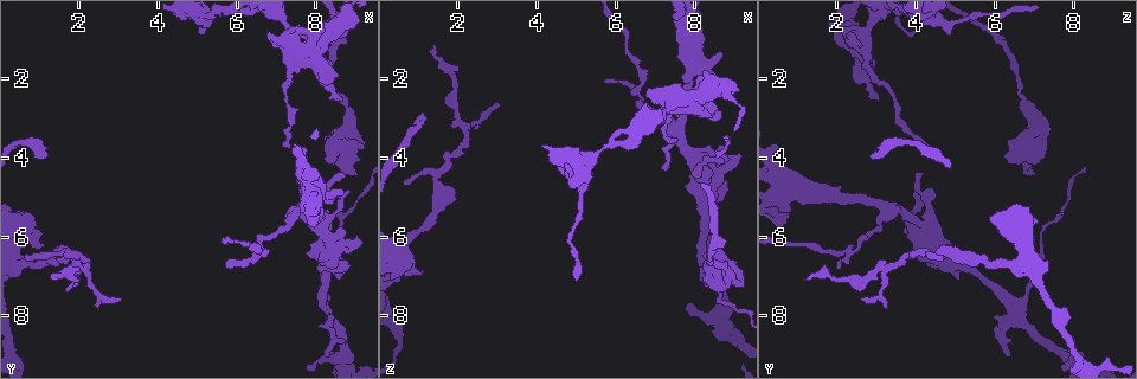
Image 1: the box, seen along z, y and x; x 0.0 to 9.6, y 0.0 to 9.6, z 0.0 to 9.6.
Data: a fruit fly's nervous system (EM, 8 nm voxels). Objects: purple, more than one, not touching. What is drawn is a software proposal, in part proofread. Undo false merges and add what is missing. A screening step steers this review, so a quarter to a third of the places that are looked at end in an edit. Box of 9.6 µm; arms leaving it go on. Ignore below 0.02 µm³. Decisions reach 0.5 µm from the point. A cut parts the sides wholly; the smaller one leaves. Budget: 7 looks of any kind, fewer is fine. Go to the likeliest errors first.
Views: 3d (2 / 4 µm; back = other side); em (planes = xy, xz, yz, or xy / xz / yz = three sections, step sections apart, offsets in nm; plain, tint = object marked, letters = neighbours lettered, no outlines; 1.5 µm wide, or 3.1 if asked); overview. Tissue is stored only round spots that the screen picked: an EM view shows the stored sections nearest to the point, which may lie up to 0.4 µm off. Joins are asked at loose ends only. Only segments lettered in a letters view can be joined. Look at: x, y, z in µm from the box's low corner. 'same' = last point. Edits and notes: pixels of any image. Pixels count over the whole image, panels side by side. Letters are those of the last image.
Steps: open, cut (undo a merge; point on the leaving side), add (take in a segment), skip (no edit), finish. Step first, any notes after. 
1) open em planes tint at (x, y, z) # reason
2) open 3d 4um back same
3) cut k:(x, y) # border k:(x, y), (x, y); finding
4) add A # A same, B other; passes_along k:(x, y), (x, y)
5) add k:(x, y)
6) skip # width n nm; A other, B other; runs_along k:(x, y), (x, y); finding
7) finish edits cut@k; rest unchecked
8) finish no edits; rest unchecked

open 3d 4um at (5.80, 6.75, 2.15) # thin end

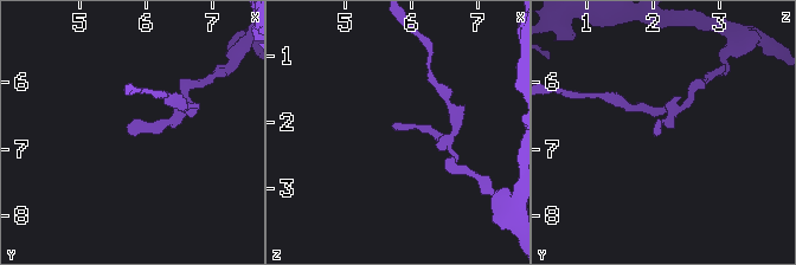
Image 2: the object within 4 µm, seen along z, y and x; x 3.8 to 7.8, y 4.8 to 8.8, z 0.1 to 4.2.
open em planes letters at (5.75, 6.75, 2.15) # need the tissue

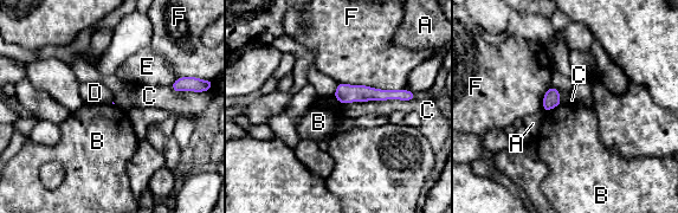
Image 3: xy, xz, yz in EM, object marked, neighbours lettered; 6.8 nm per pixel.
skip # A other, B other, C other, D other, E other, F other; runs_along 3:(408, 94), (337, 95); no lettered segment goes on from it

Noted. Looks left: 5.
open 3d 4um at (7.15, 3.70, 4.30) # end of a long branch

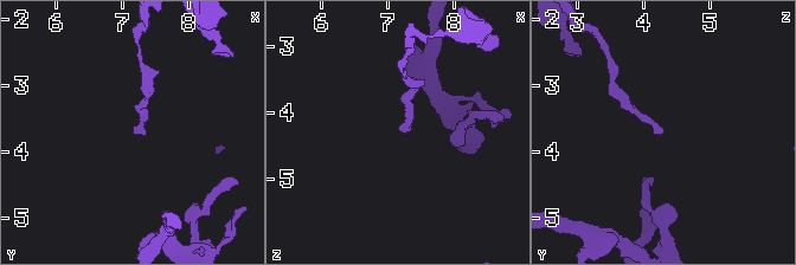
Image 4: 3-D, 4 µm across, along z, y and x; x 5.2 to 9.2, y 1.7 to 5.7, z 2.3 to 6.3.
open em planes letters at (7.20, 3.75, 4.30)

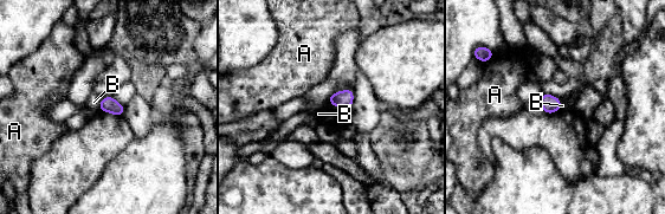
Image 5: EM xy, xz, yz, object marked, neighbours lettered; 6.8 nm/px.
skip # A other, B other; none of them fits

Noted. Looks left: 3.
open 3d 2um at (7.35, 2.10, 3.00) # calibre changes

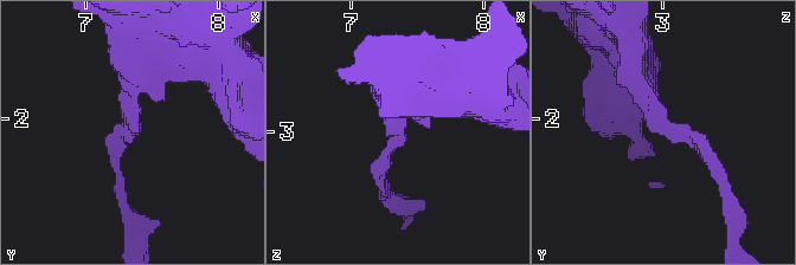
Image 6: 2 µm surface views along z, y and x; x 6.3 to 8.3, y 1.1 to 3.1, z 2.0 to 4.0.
open em planes letters at (7.38, 2.04, 3.04) # now the EM

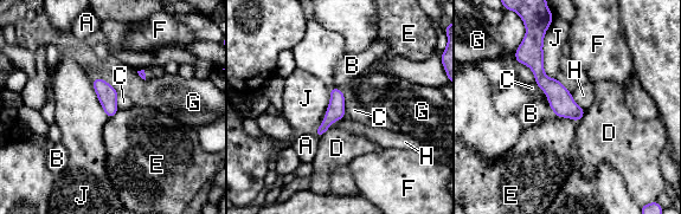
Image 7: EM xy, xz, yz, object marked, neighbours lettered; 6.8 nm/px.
skip # A other, B other, C other, D other, E other, F other, G other, H other, J other; runs_along 7:(538, 46), (540, 77), (577, 117); continuous, no second neuron

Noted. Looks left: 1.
finish no edits; rest unchecked

